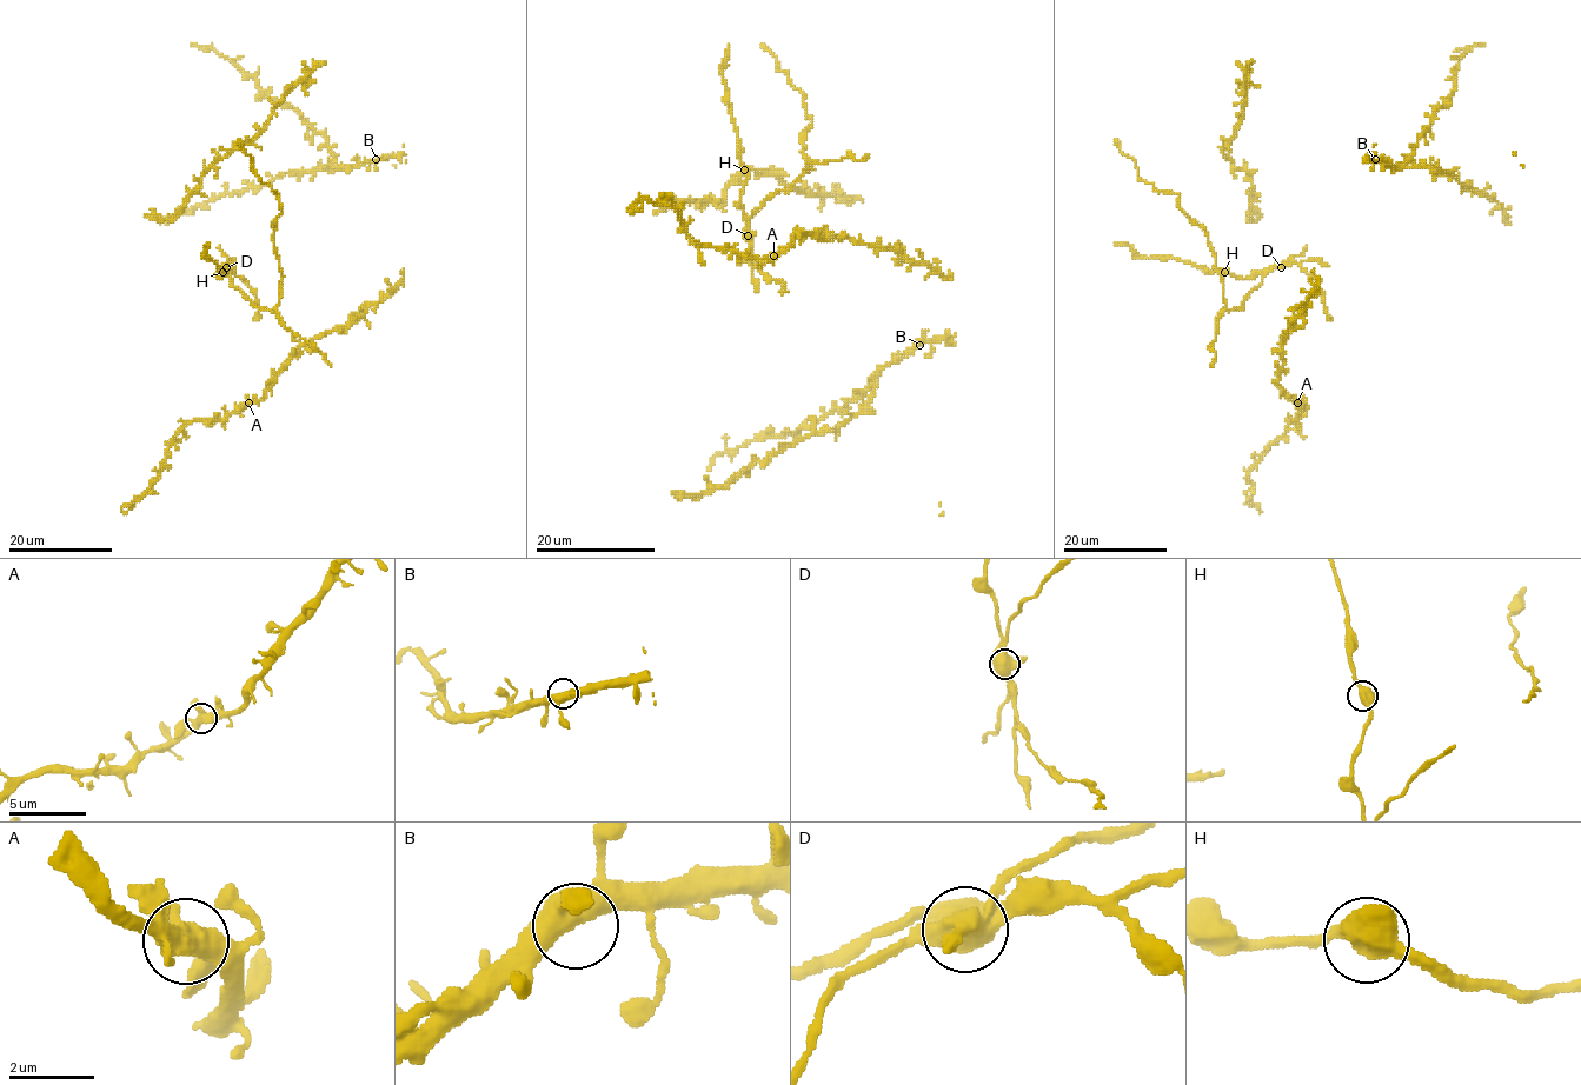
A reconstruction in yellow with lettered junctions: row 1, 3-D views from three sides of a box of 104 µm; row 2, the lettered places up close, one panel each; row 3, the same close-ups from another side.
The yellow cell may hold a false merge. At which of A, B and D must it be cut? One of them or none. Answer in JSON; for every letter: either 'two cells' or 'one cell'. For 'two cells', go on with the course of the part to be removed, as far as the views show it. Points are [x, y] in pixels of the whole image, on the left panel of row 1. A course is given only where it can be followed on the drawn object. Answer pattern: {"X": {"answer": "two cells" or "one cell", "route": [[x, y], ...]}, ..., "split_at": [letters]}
{"A": {"answer": "one cell"}, "B": {"answer": "one cell"}, "D": {"answer": "two cells", "route": [[225, 266], [221, 278], [225, 274], [205, 257], [206, 246], [210, 245]]}, "split_at": ["D"]}

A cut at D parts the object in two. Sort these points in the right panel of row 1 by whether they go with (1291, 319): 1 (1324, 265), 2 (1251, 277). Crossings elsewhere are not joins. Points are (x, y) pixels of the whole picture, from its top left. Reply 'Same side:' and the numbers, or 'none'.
Same side: none

